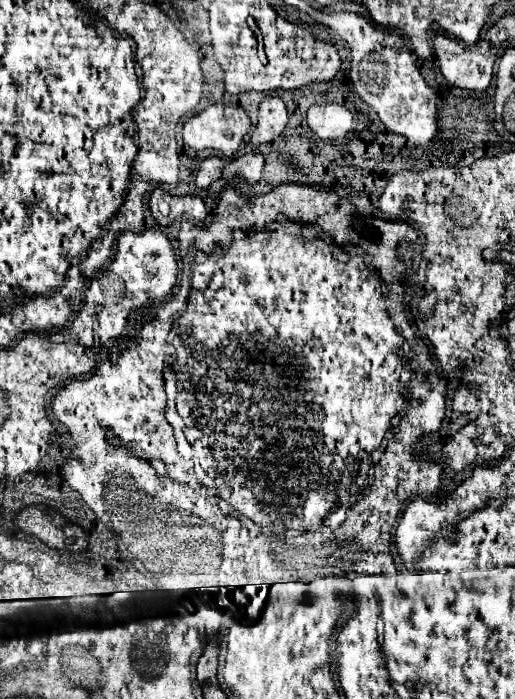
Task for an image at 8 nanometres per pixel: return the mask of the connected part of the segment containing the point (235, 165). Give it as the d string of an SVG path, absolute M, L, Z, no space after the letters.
M245 154L237 160L229 160L223 172L229 172L231 178L243 178L249 184L255 184L261 178L265 158L261 154Z

